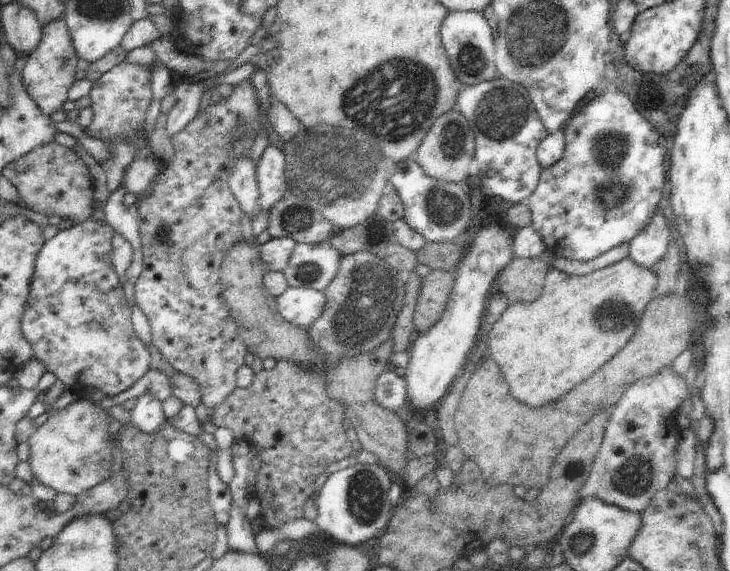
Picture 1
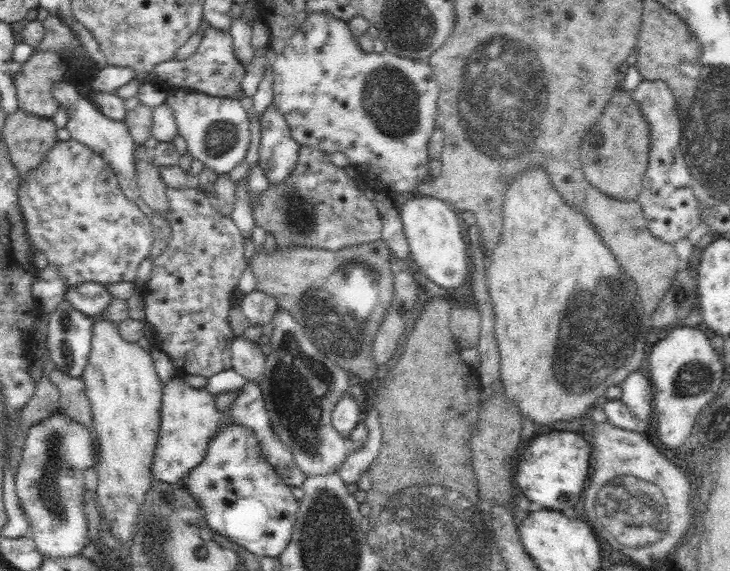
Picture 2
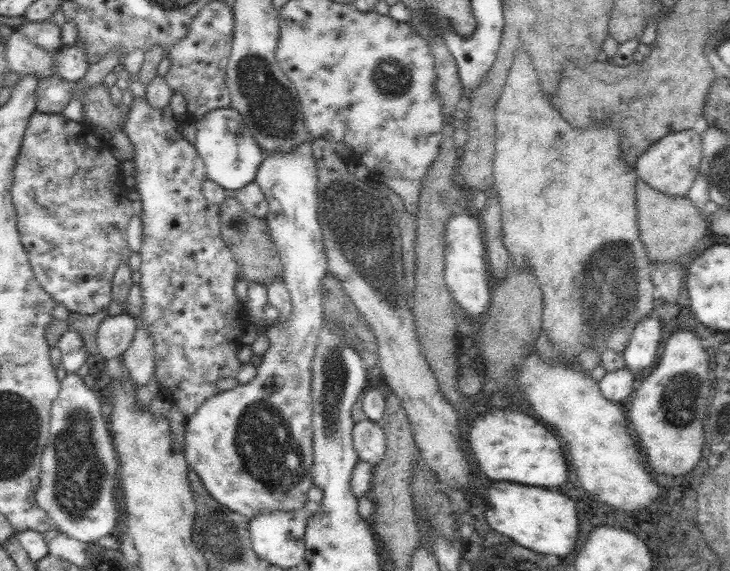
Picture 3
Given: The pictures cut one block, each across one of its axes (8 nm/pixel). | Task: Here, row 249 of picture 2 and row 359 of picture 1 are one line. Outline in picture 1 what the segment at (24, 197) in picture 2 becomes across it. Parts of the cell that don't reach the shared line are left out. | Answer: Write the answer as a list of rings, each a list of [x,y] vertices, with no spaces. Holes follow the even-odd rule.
[[[92,218],[86,220],[86,222],[78,223],[75,225],[64,225],[59,233],[53,238],[46,241],[42,245],[42,250],[38,252],[36,257],[34,274],[32,275],[32,280],[30,281],[30,294],[28,297],[28,302],[26,302],[26,310],[24,310],[24,316],[22,316],[21,326],[22,334],[32,346],[34,350],[33,358],[44,362],[48,371],[56,374],[56,378],[63,382],[67,389],[72,389],[76,384],[82,384],[82,386],[92,386],[96,390],[101,390],[107,396],[115,397],[132,388],[139,378],[142,378],[146,372],[150,370],[150,352],[148,348],[144,346],[144,342],[135,336],[134,327],[132,326],[131,320],[131,306],[126,300],[126,295],[124,294],[124,289],[122,284],[120,284],[120,278],[114,270],[113,265],[113,248],[112,248],[112,238],[114,238],[115,230],[103,220],[93,220]]]

